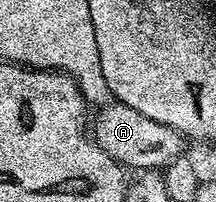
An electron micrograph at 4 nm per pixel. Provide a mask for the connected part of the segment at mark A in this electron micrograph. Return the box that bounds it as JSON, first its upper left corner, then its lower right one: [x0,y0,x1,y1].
[92,102,186,172]

